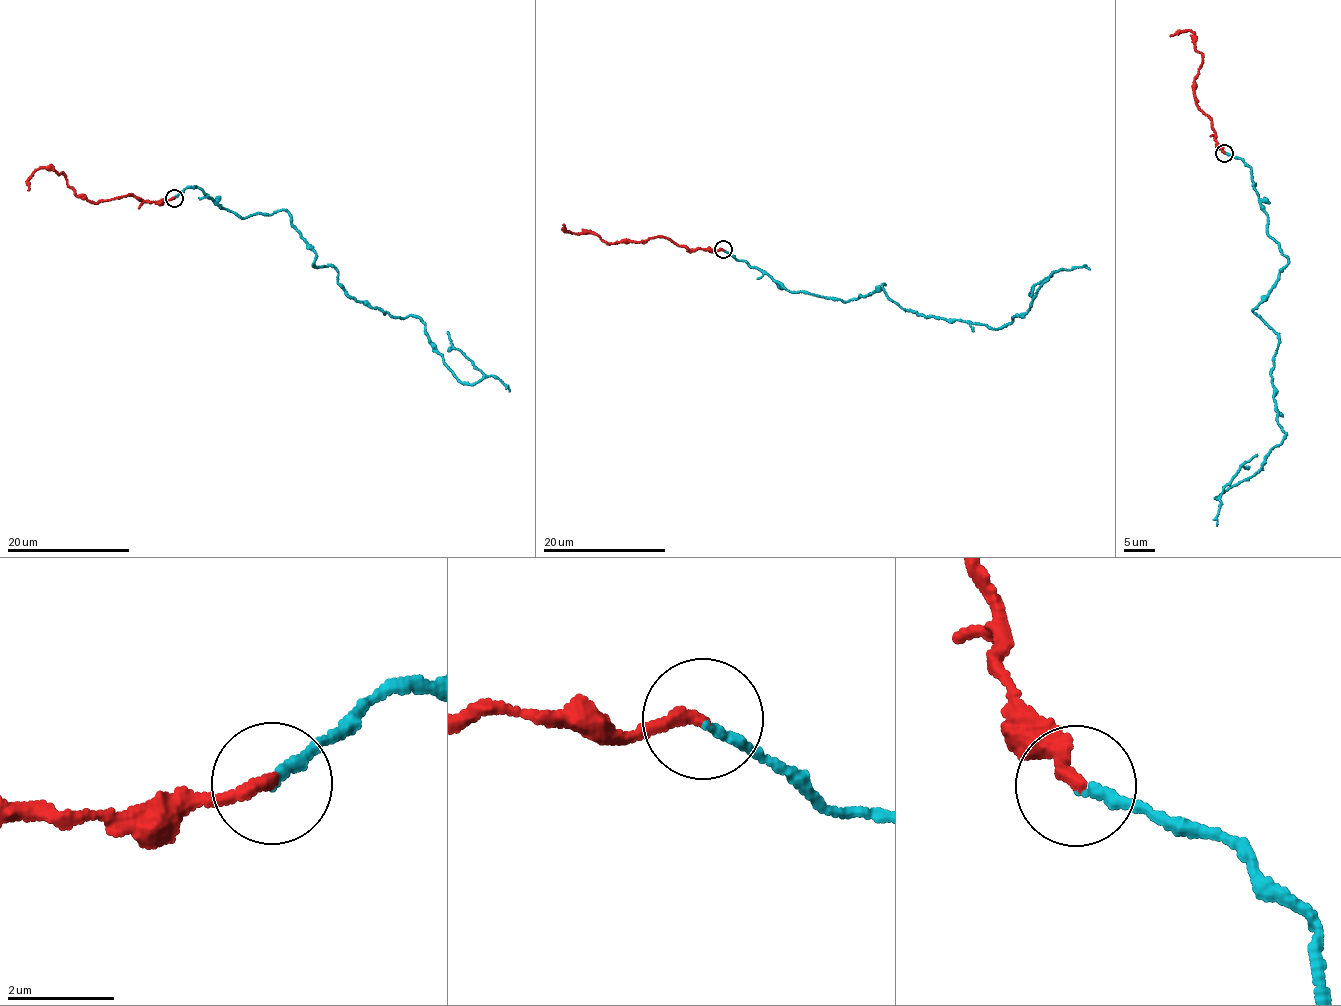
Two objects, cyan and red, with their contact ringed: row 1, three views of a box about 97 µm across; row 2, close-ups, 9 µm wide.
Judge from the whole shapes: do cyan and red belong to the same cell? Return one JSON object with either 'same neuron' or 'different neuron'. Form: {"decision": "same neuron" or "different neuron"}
{"decision": "same neuron"}

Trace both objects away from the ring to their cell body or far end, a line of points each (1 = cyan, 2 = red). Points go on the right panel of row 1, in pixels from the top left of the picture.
1: (1224, 153), (1251, 170), (1288, 261), (1252, 311), (1277, 334), (1271, 382), (1286, 436), (1216, 499), (1257, 454)
2: (1224, 153), (1215, 140), (1210, 119), (1194, 96), (1193, 83), (1202, 57), (1191, 29), (1169, 35)

